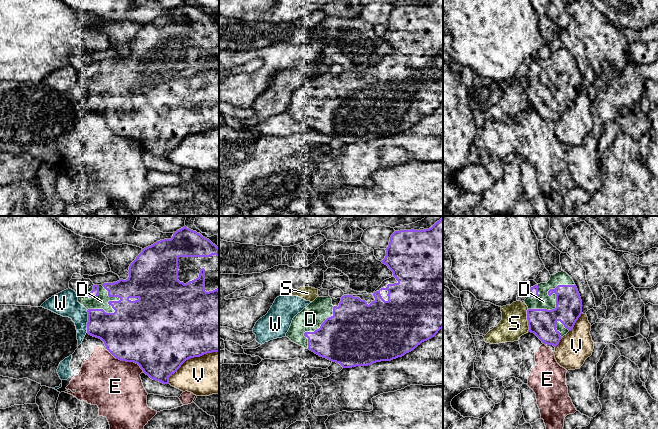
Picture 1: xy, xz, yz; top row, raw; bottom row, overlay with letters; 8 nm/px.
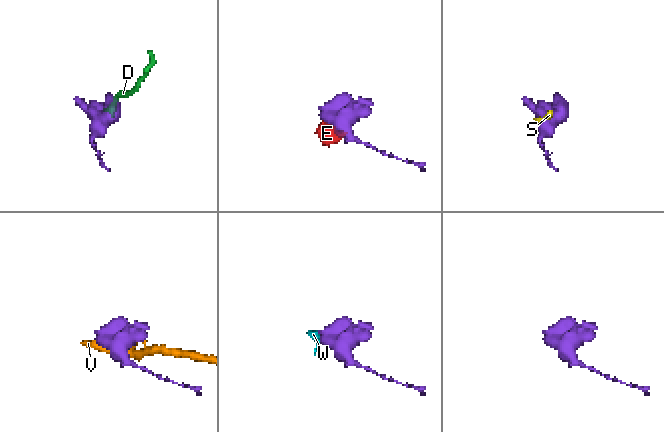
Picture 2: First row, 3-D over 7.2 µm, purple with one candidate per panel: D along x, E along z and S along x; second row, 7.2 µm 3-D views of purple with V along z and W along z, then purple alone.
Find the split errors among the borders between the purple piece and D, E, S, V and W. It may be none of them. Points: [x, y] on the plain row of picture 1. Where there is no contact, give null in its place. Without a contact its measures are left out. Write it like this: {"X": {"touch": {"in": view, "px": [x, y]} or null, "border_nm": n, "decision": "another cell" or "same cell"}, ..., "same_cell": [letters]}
{"D": {"touch": {"in": "yz", "px": [556, 72]}, "border_nm": 420, "decision": "same cell"}, "E": {"touch": {"in": "xy", "px": [126, 137]}, "border_nm": 360, "decision": "another cell"}, "S": {"touch": {"in": "yz", "px": [527, 95]}, "border_nm": 180, "decision": "another cell"}, "V": {"touch": {"in": "xy", "px": [190, 133]}, "border_nm": 480, "decision": "another cell"}, "W": {"touch": {"in": "xy", "px": [88, 97]}, "border_nm": 180, "decision": "another cell"}, "same_cell": ["D"]}

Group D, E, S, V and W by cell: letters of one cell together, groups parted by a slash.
D / E / S W / V

